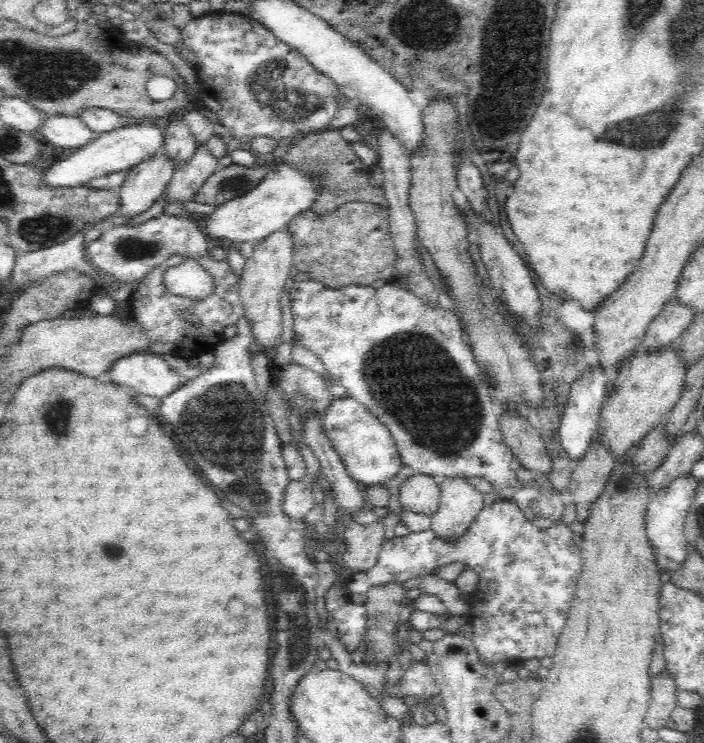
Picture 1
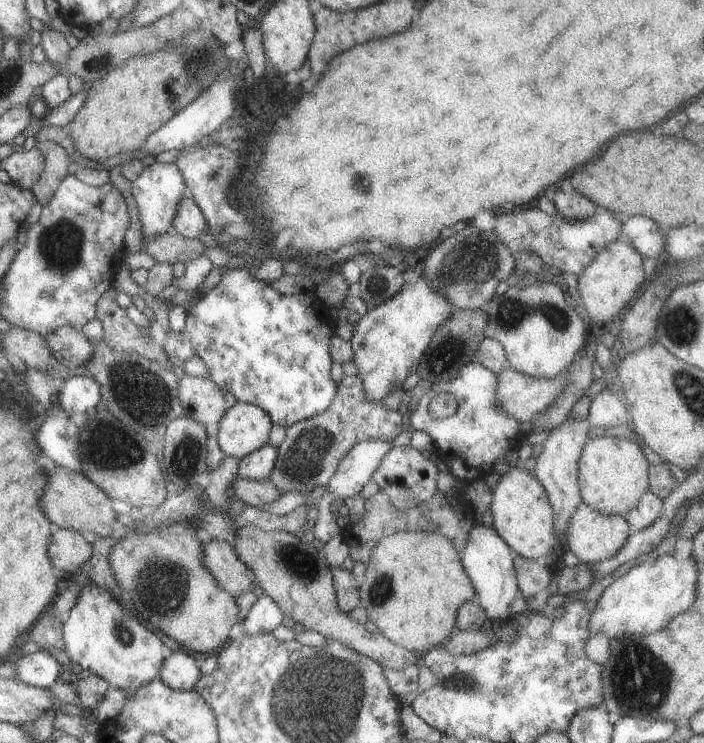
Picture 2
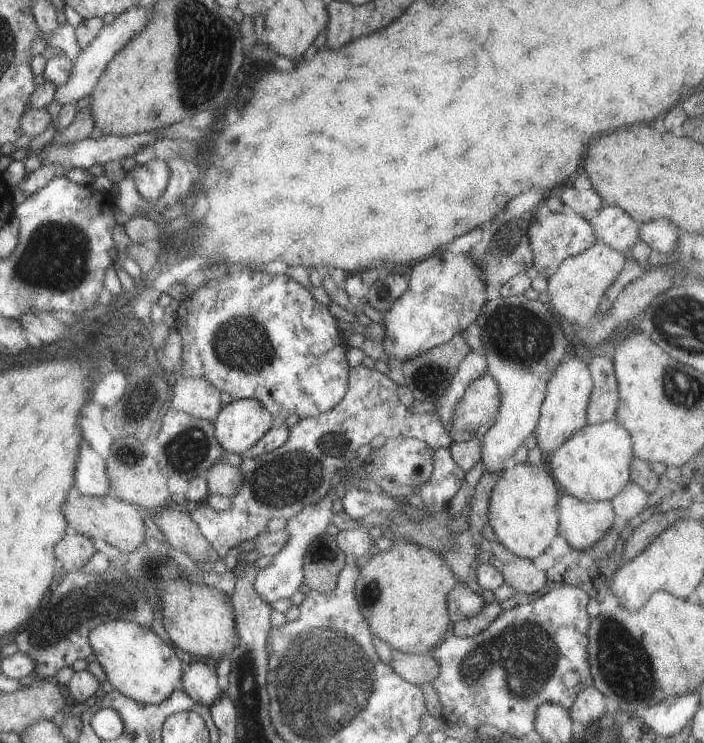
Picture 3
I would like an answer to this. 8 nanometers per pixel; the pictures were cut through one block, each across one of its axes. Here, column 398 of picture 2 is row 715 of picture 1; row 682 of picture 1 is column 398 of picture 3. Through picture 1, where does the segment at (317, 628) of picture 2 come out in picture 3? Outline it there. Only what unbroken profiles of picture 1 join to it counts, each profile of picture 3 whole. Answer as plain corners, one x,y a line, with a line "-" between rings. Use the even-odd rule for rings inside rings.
393,650
391,656
390,668
405,682
419,685
422,683
431,683
437,674
437,662
431,656
430,652
423,652
419,654
405,654
400,651

